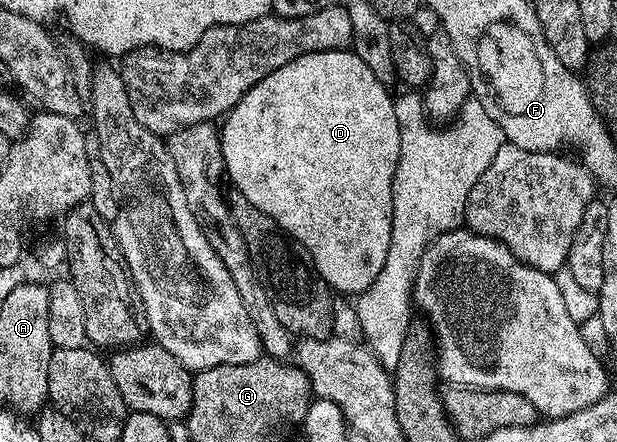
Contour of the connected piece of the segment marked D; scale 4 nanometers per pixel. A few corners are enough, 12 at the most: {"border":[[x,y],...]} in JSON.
{"border":[[351,48],[219,126],[231,188],[359,295],[390,247],[394,97]]}

